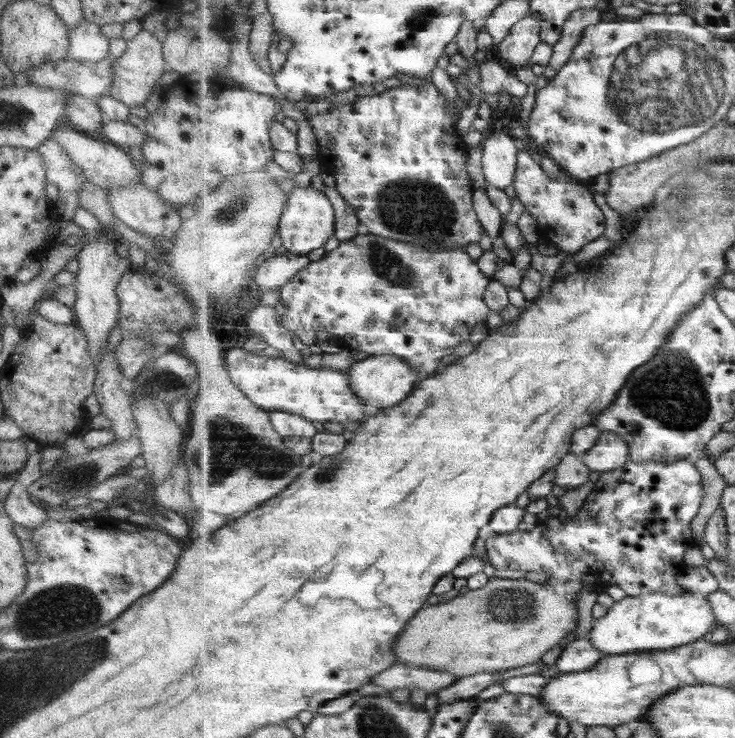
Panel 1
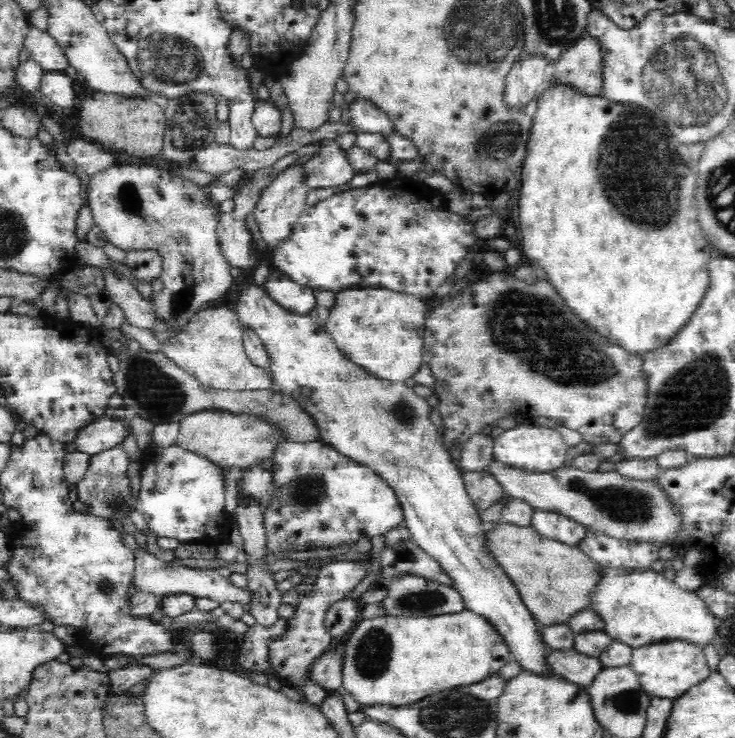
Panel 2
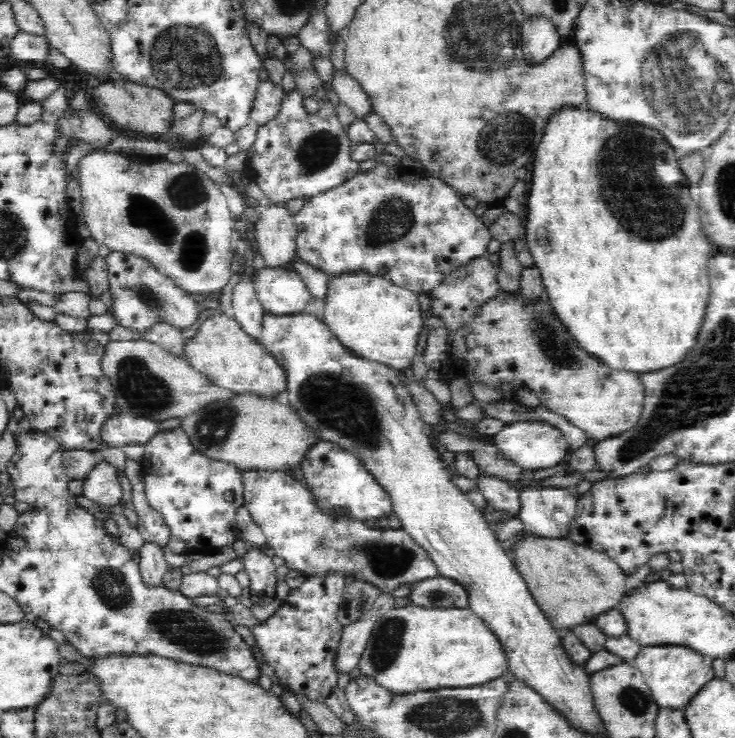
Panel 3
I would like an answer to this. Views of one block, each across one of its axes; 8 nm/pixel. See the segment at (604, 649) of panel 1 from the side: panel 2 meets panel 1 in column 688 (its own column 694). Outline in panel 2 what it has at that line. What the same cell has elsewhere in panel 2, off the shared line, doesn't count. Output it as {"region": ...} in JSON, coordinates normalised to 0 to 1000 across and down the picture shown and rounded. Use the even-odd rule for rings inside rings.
{"region":[[[822,767],[819,776],[822,776],[822,783],[808,797],[803,825],[808,825],[818,836],[822,843],[822,856],[830,860],[831,867],[852,871],[861,879],[914,867],[931,869],[951,877],[974,871],[978,841],[946,802],[925,797],[918,787],[906,786],[906,782],[886,770],[868,775],[849,775],[839,770]]]}

